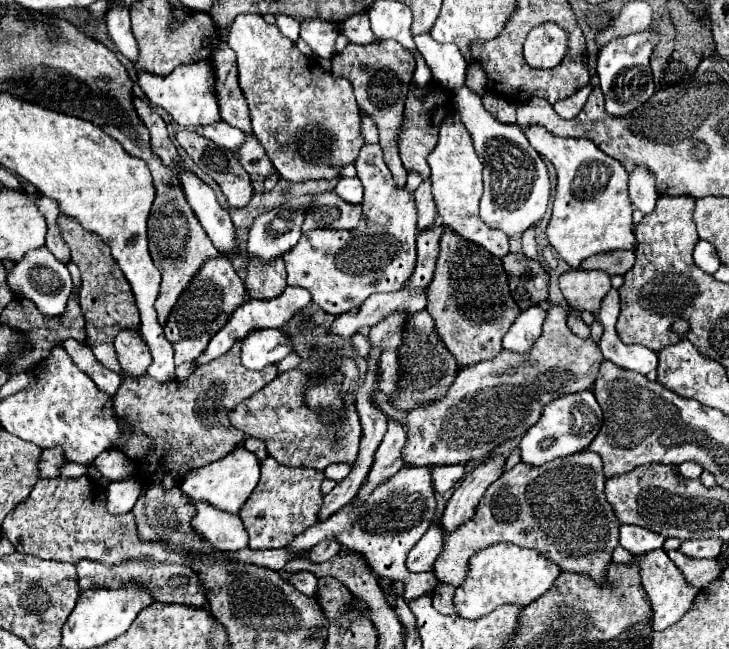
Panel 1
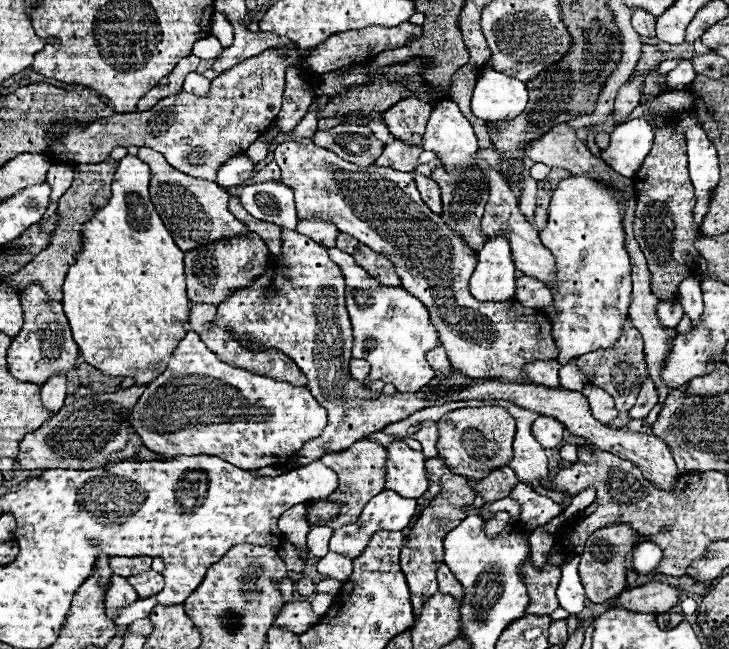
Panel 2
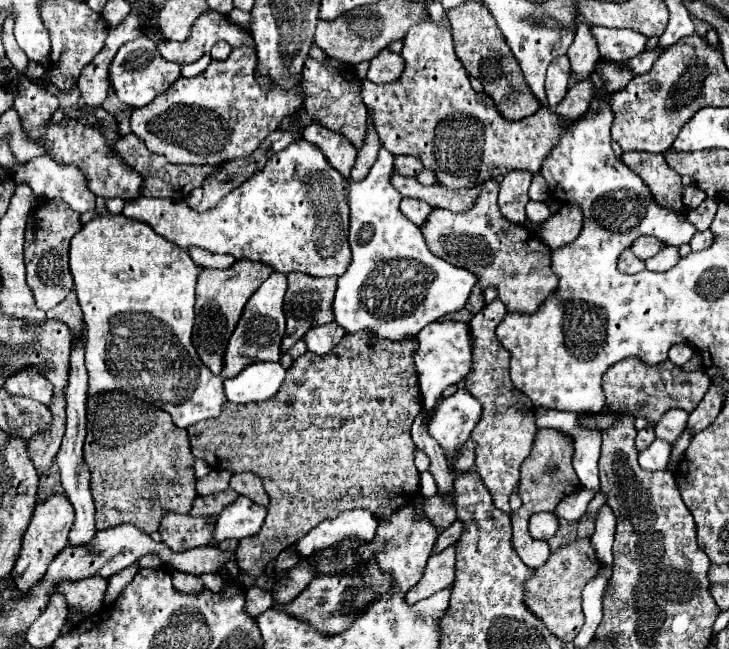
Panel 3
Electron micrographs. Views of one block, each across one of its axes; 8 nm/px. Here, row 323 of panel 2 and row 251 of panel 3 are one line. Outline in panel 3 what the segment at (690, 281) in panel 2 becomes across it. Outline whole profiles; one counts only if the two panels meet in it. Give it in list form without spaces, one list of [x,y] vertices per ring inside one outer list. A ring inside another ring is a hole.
[[[710,230],[704,232],[697,231],[692,237],[692,240],[690,240],[690,248],[692,248],[694,252],[704,250],[704,248],[708,248],[710,244],[712,244],[712,232],[710,232]]]

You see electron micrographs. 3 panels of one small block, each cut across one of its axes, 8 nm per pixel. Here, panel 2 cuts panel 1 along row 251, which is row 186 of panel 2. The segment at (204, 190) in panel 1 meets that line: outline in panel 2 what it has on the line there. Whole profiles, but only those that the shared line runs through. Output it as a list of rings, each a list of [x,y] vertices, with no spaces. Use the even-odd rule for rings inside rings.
[[[238,154],[236,158],[230,158],[228,162],[224,162],[216,174],[216,184],[220,188],[232,188],[232,186],[240,186],[244,180],[248,180],[252,176],[254,170],[254,162],[248,162],[248,158],[244,158],[244,154]]]

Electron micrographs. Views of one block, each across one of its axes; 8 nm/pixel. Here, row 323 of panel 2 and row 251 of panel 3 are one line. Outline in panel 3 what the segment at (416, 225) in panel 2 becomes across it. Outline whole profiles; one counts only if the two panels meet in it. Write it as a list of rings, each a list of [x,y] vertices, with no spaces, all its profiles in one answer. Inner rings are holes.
[[[488,182],[484,184],[474,208],[466,214],[434,208],[424,222],[422,234],[434,256],[454,266],[470,268],[472,272],[476,272],[482,289],[494,286],[508,312],[532,314],[558,284],[558,278],[550,270],[550,248],[544,248],[544,244],[540,244],[538,234],[530,232],[524,226],[508,222],[500,214],[496,198],[498,184]]]

